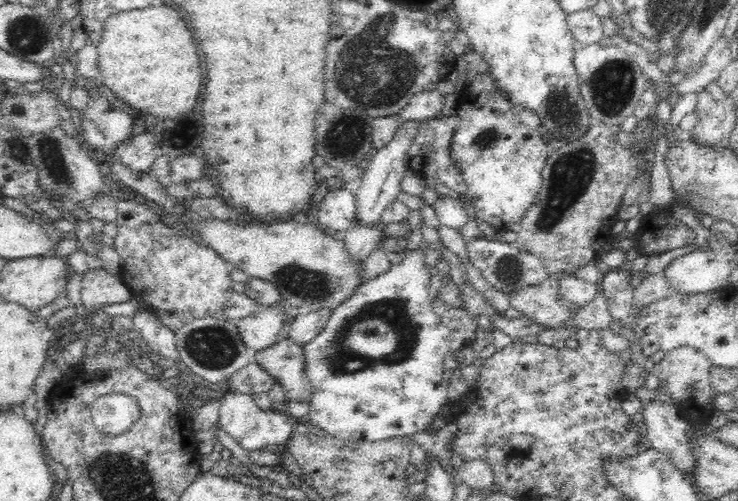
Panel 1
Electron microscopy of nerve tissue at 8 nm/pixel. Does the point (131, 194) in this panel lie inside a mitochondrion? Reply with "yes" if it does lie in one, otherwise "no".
no

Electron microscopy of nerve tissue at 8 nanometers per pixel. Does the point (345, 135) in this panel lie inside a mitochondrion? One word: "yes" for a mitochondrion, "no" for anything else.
yes

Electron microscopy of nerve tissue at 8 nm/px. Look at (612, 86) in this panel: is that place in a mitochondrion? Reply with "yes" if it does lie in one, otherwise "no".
yes

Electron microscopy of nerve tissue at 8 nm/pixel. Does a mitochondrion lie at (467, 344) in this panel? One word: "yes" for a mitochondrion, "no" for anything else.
no

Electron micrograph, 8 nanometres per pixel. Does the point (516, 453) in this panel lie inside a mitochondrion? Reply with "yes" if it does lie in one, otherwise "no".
no

